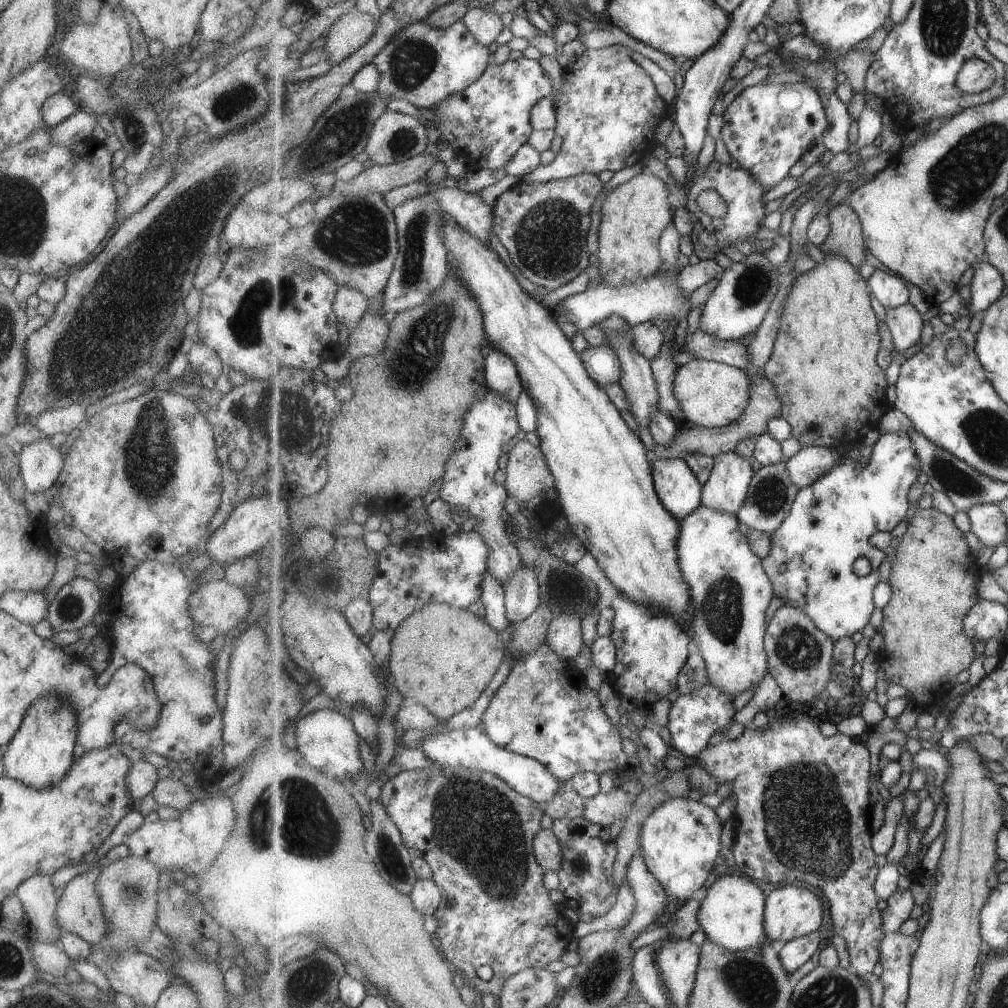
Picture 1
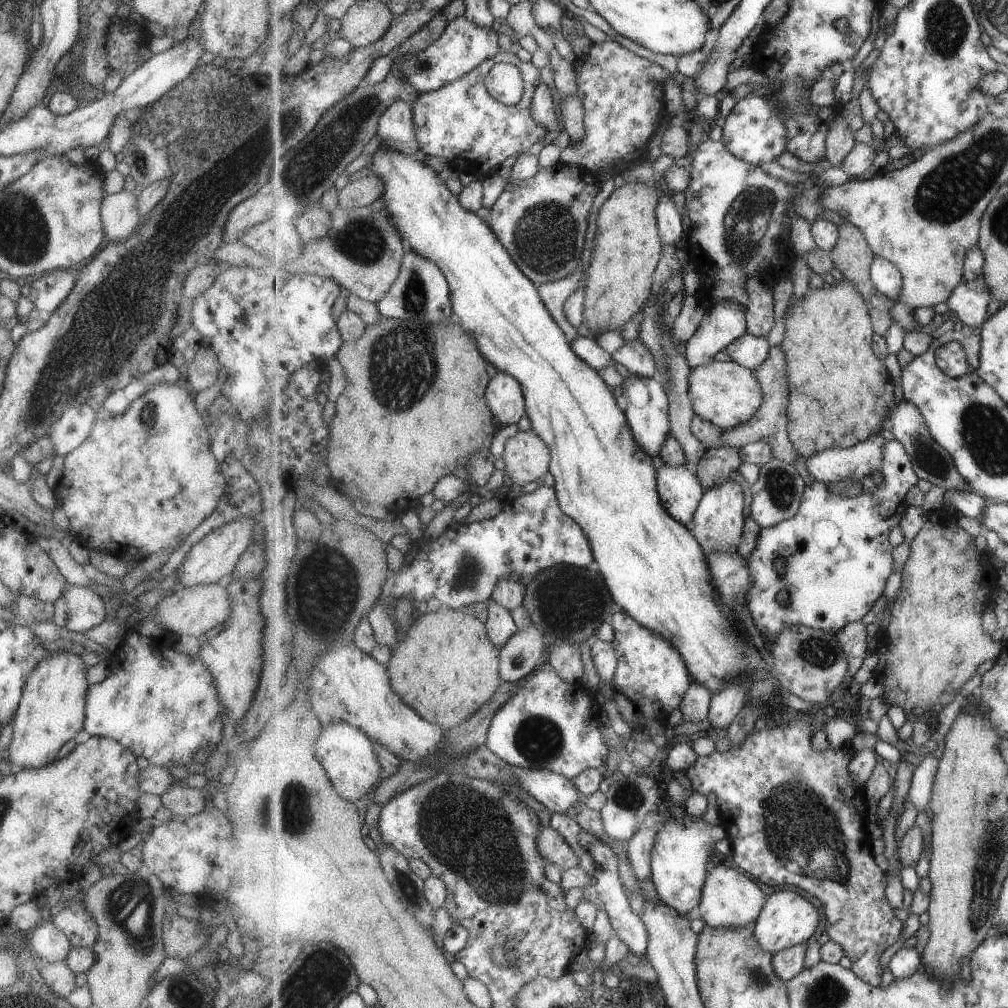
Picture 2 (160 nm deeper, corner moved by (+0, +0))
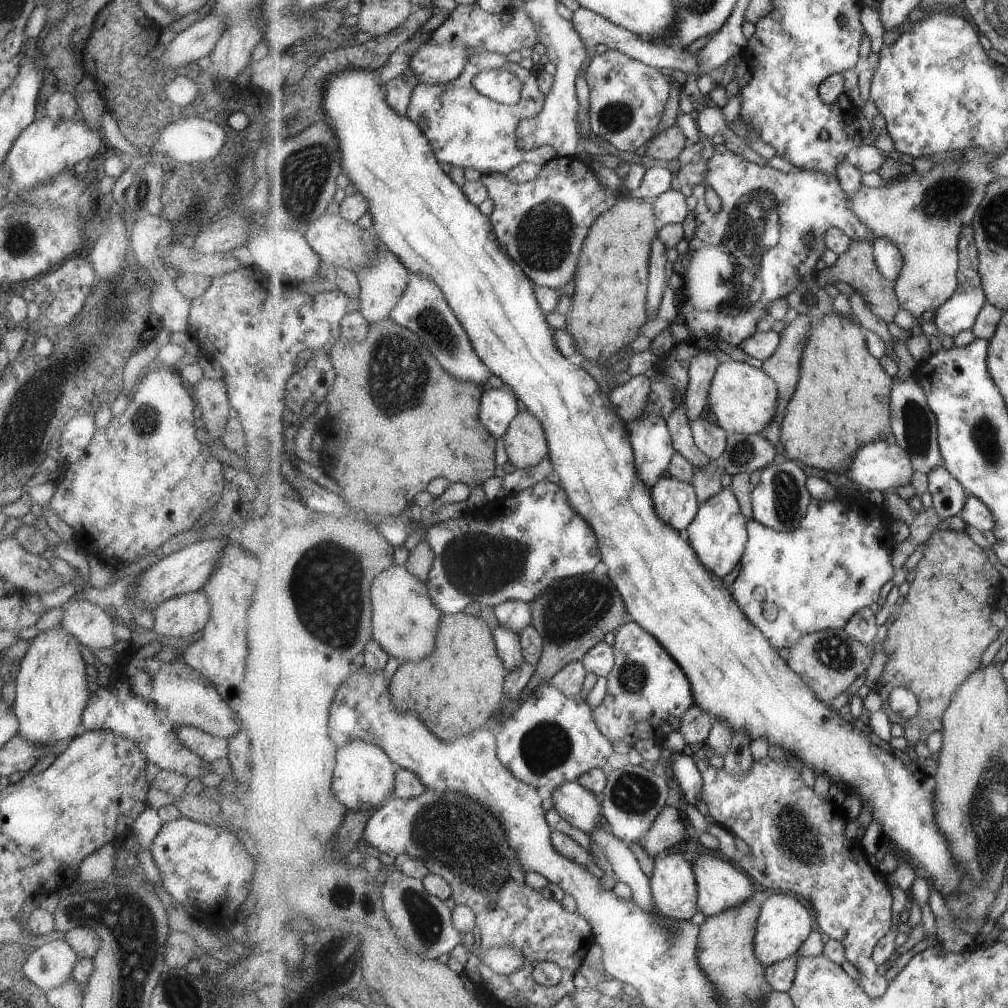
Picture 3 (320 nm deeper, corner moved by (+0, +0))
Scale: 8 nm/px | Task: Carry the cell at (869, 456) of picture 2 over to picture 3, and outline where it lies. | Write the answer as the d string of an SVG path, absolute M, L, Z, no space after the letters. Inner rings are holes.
M875 441L859 450L847 474L862 493L869 492L869 490L889 492L901 486L910 485L913 480L913 471L914 466L910 454L903 450L899 443Z

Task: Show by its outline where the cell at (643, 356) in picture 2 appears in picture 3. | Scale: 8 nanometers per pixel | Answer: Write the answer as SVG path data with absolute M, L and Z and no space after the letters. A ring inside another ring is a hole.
M639 375L633 377L629 382L617 386L610 391L610 399L613 404L618 408L618 413L629 423L637 421L643 414L644 408L648 402L649 395L652 391L652 378L647 375Z

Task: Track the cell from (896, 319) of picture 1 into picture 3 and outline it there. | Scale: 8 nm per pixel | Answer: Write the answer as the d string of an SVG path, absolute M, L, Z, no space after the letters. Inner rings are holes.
M977 149L963 151L961 154L964 155L961 160L934 165L922 176L913 171L908 176L902 175L899 182L892 182L890 186L884 188L863 186L858 193L848 196L856 216L867 224L877 239L887 237L900 246L904 256L904 267L896 280L896 293L902 308L913 314L917 321L923 312L936 311L954 296L959 286L959 241L961 241L959 236L962 236L962 230L974 221L979 205L985 198L987 185L999 178L993 174L989 164L1000 155L991 155Z

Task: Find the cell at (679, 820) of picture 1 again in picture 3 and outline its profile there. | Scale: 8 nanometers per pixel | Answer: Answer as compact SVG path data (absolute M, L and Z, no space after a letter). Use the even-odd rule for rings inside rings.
M662 854L657 857L650 883L656 906L665 917L680 921L691 921L695 914L700 911L698 880L694 871L694 864L685 860L683 854Z

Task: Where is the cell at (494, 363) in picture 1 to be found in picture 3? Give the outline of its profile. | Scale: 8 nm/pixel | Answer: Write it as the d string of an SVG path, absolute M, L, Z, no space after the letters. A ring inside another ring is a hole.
M487 387L482 396L480 406L480 421L482 425L495 437L506 435L511 421L514 421L519 412L517 394L513 390L500 390Z

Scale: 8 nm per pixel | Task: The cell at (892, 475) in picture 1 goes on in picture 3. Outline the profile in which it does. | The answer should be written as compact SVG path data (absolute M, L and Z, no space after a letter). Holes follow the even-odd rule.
M840 497L834 501L813 499L801 526L794 531L776 531L748 519L750 534L740 571L731 591L743 612L777 648L795 646L805 635L825 629L845 629L850 618L861 609L881 603L883 586L895 576L892 554L897 541L890 530L895 516L887 504L877 506Z

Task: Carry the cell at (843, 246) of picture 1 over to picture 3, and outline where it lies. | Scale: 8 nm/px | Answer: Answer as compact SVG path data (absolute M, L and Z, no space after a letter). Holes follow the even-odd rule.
M853 241L850 249L840 255L837 261L817 274L817 284L821 288L839 286L839 282L848 284L868 305L871 312L886 323L895 322L895 314L902 309L902 303L896 293L896 281L890 281L880 273L874 254L874 241Z

